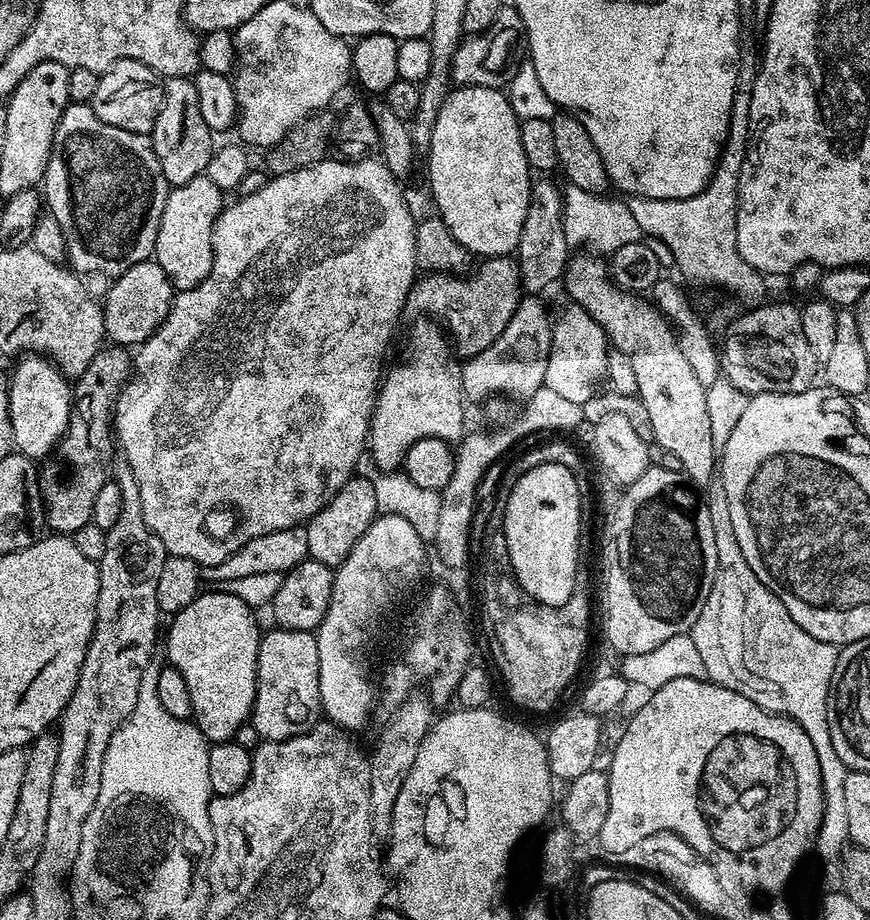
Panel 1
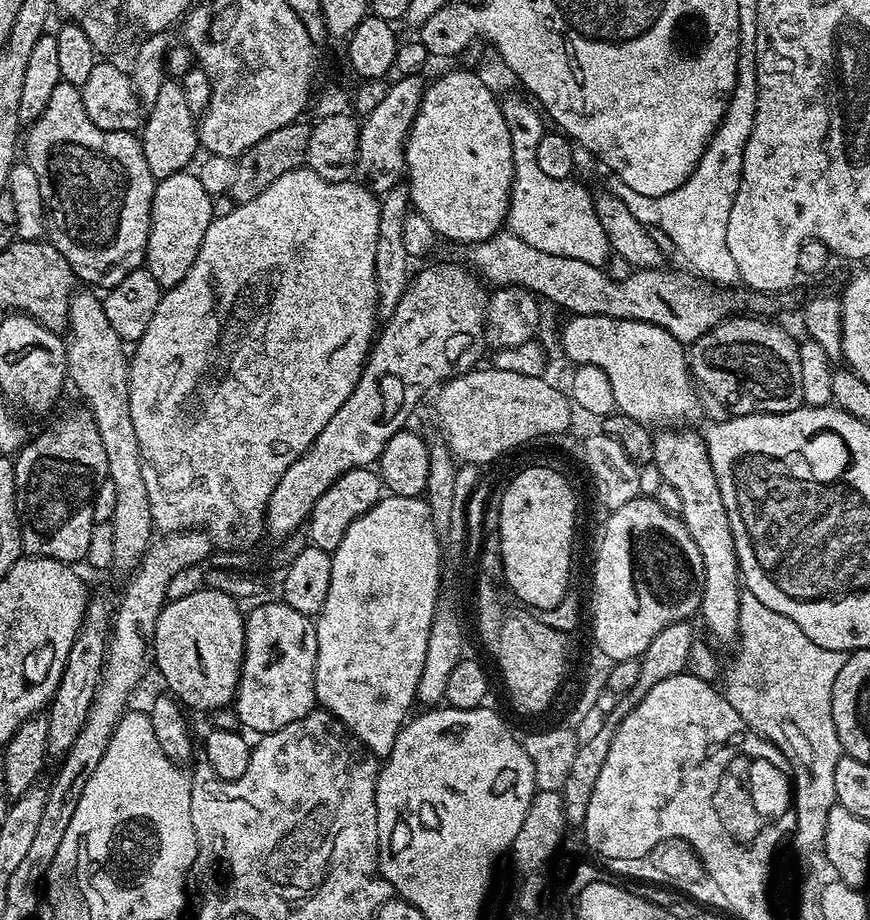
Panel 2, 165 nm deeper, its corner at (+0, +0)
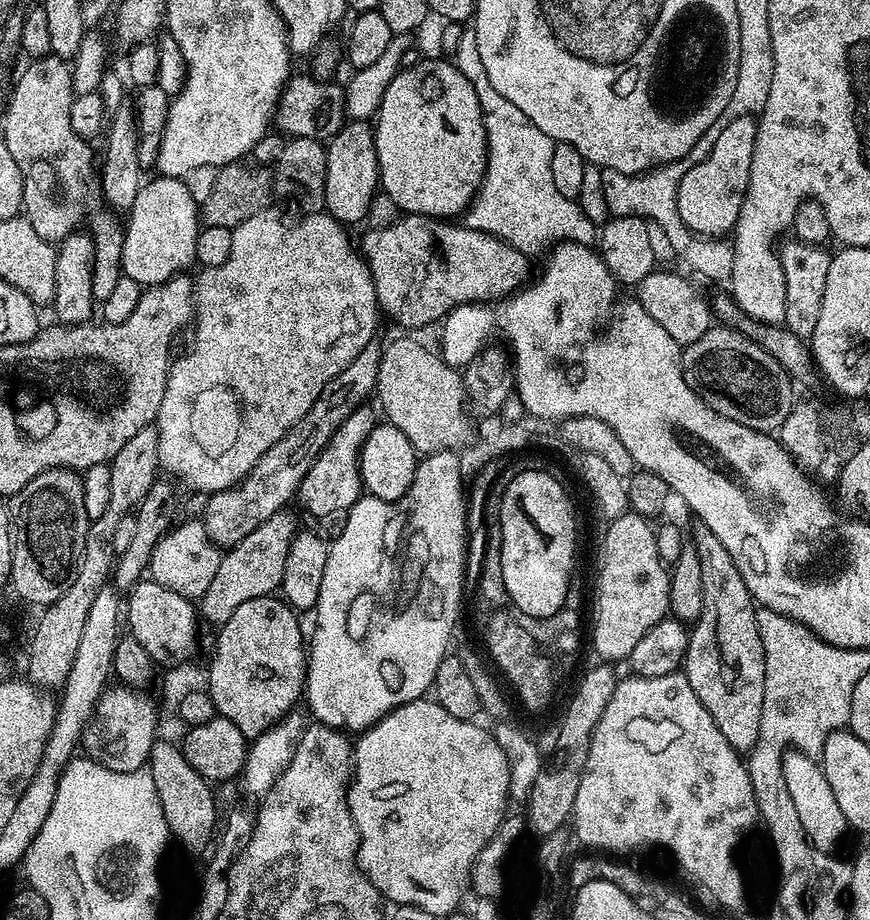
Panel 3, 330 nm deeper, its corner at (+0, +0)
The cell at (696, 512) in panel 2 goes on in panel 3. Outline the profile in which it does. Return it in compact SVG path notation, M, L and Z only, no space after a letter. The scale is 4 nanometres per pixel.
M703 526L697 528L694 551L698 553L702 562L704 609L700 619L695 621L694 635L689 641L686 675L694 694L704 703L706 710L710 710L710 714L716 719L716 725L726 734L728 741L735 745L737 752L748 754L759 744L762 735L764 695L768 681L764 642L756 617L757 605L753 601L752 591L746 586L744 575L738 570L731 554L726 550L726 546L709 528Z

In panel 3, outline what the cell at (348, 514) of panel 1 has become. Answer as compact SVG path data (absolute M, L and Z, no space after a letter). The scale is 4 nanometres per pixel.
M371 403L362 404L354 410L354 414L350 414L350 418L346 418L346 422L342 422L342 426L338 426L338 430L334 434L334 438L330 438L330 442L318 454L318 458L314 462L314 466L310 466L310 470L306 470L306 478L302 478L300 490L298 493L299 503L304 503L304 508L312 516L332 516L335 512L339 514L347 513L349 508L353 508L362 498L362 485L360 482L360 448L364 444L365 438L376 428L378 417L376 417L377 409Z

